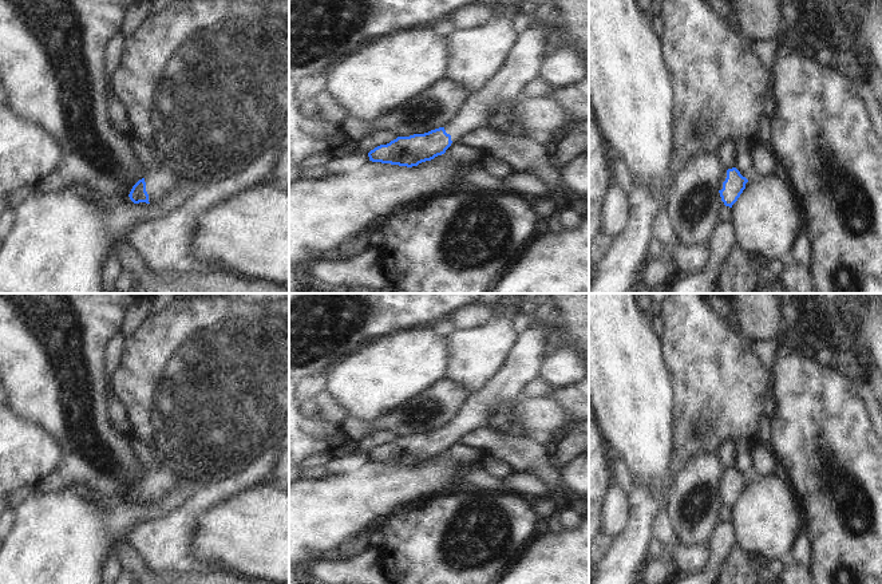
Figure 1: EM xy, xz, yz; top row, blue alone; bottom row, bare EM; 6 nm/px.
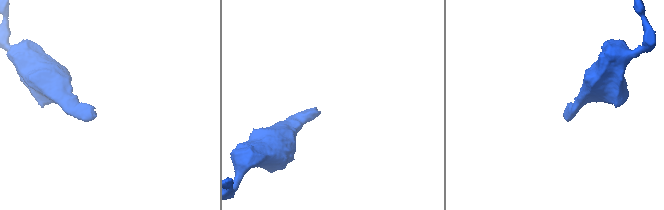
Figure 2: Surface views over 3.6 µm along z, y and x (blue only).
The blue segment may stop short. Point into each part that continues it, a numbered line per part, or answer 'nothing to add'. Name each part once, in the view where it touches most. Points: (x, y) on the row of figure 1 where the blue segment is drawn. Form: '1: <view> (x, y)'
1: xy (158, 182)

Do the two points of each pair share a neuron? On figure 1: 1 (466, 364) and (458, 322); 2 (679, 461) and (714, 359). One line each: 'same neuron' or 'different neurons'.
1: different neurons
2: same neuron

